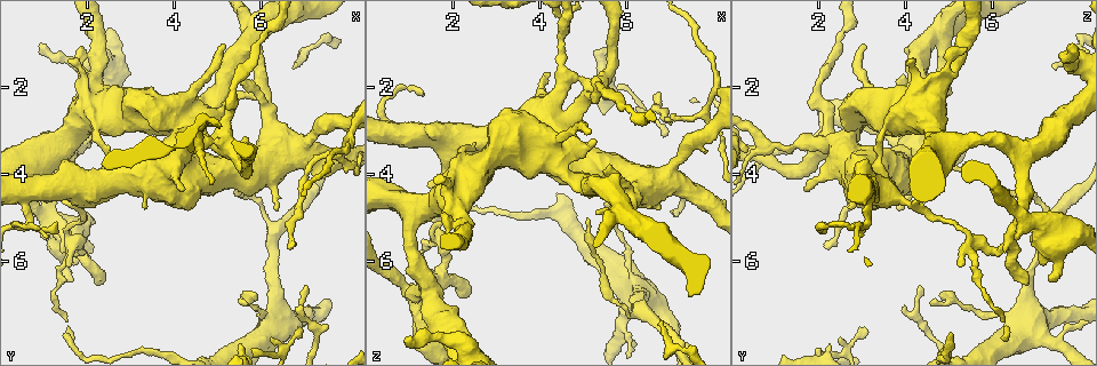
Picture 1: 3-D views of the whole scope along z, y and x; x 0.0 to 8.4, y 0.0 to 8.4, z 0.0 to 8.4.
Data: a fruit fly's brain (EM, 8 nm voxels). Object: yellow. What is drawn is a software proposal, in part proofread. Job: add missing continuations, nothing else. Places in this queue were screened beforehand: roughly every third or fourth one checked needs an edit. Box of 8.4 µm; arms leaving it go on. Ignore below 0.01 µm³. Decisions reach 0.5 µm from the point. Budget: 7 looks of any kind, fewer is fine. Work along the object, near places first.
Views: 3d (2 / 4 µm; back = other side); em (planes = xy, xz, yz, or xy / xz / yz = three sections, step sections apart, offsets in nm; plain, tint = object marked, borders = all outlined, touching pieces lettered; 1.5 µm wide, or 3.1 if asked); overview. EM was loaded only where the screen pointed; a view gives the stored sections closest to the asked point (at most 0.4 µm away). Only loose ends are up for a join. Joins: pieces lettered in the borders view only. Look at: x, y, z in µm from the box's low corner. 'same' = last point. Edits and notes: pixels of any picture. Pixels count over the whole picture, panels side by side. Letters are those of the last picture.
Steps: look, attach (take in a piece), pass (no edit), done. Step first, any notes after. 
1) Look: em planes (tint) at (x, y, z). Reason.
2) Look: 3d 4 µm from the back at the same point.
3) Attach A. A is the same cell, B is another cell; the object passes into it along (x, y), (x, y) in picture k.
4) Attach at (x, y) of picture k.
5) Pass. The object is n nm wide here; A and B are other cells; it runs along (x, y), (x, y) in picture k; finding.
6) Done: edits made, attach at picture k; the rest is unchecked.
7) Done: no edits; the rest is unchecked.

Look: 3d 4 µm at (1.50, 1.35, 4.10). Branch stops here.

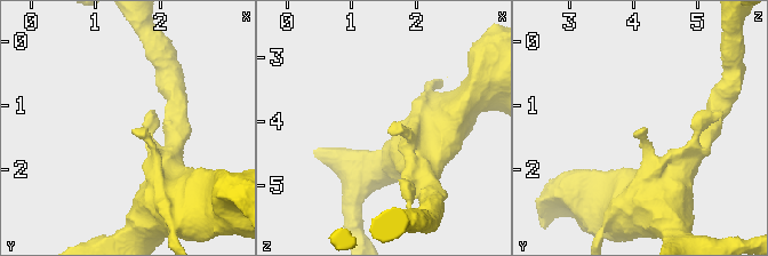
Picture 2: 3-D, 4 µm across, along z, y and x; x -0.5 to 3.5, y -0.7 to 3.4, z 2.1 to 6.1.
Look: em xy step 4 (borders) at (1.55, 1.45, 4.10). Now the EM.

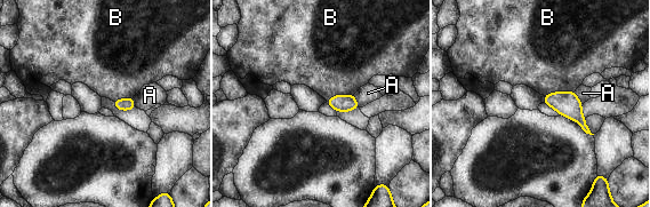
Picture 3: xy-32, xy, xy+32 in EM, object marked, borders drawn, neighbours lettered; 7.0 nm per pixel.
Look: em planes (borders) at the same point. Cut it another way.

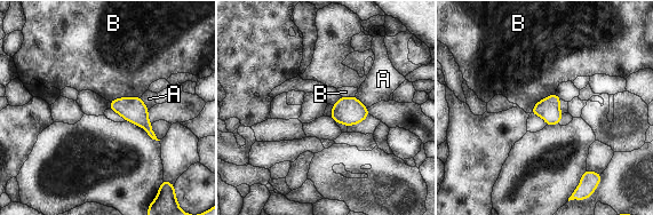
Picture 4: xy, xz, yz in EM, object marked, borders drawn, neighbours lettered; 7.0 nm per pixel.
Pass. The object is 150 nm wide here; A and B are other cells; a border runs along (141, 95), (118, 97), (109, 101) in picture 4; no lettered piece goes on from it.

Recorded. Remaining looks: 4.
Look: 3d 4 µm at (1.70, 6.05, 7.15). Free end.

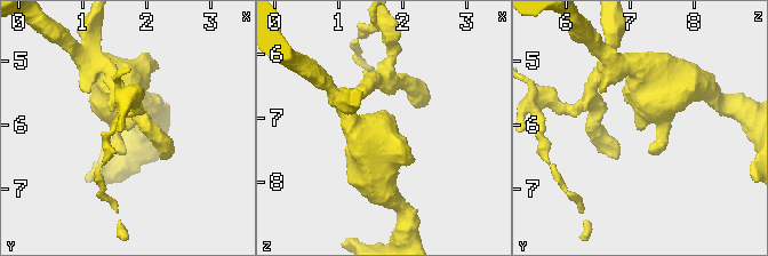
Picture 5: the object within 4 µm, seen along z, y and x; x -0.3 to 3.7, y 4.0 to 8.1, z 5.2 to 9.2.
Look: em yz step 4 (tint) at (1.75, 6.05, 7.10). Need the tissue.

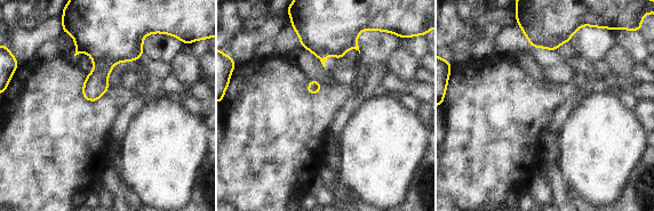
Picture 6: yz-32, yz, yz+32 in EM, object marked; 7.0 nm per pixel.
Look: em planes (borders) at the same point.

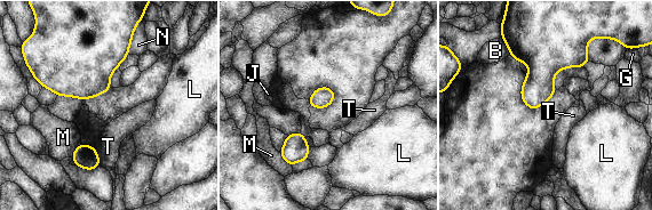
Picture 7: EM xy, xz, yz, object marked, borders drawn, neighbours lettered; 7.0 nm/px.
Pass. B, G, J, L, M, N and T are other cells; a border runs along (94, 146), (100, 164) in picture 7; no lettered piece goes on from it.

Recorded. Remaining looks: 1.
Done: no edits; the rest is unchecked.

